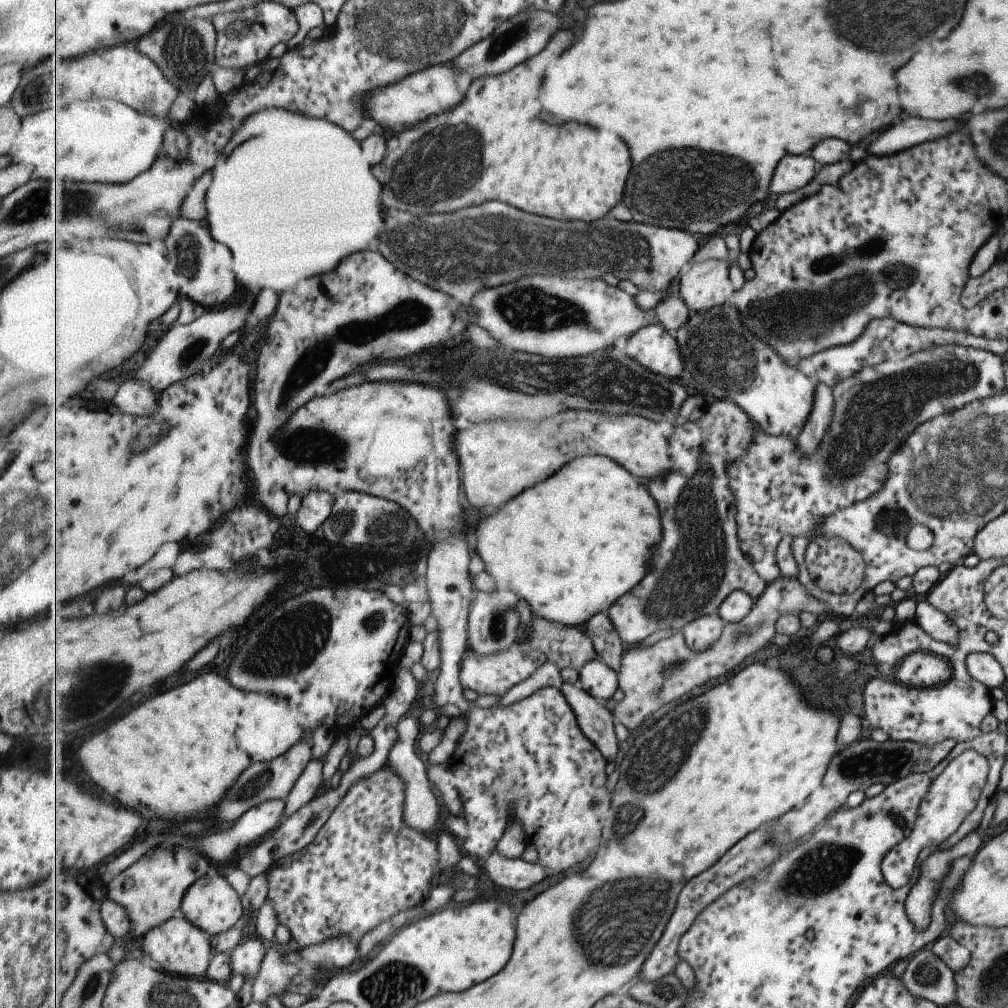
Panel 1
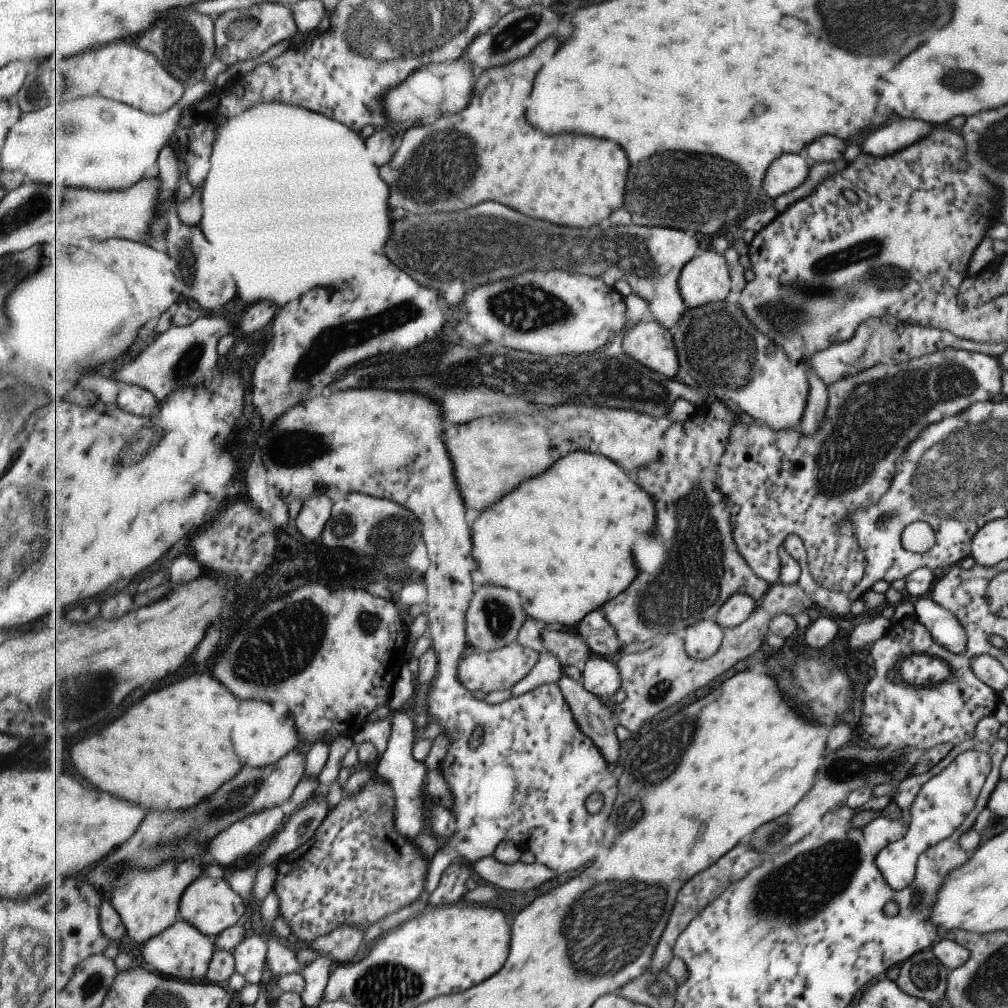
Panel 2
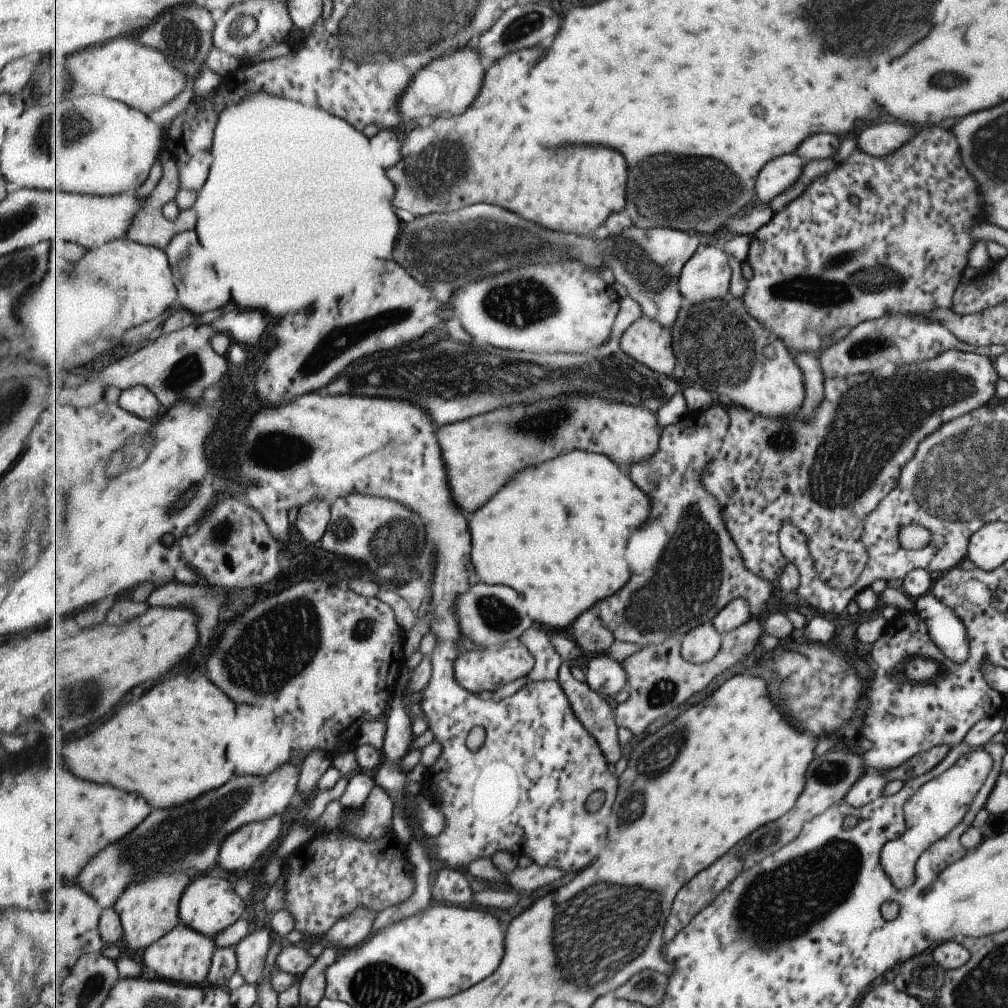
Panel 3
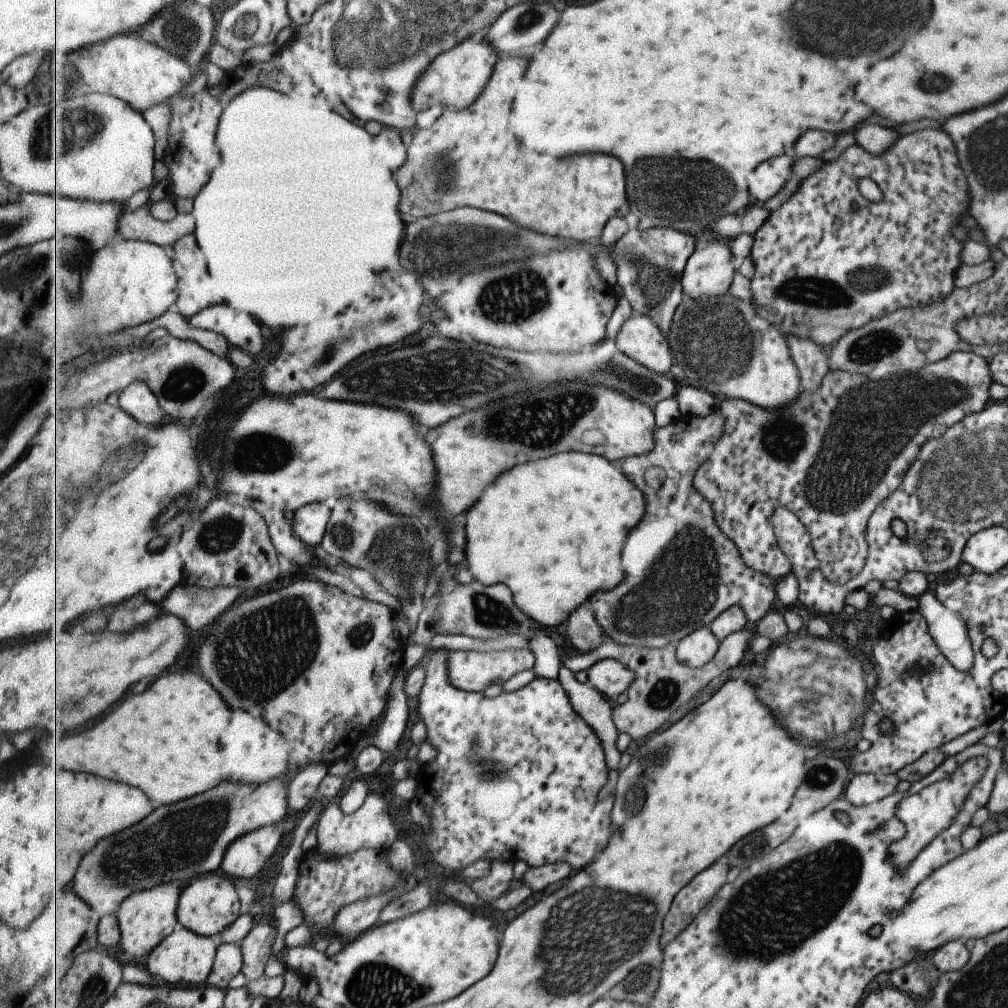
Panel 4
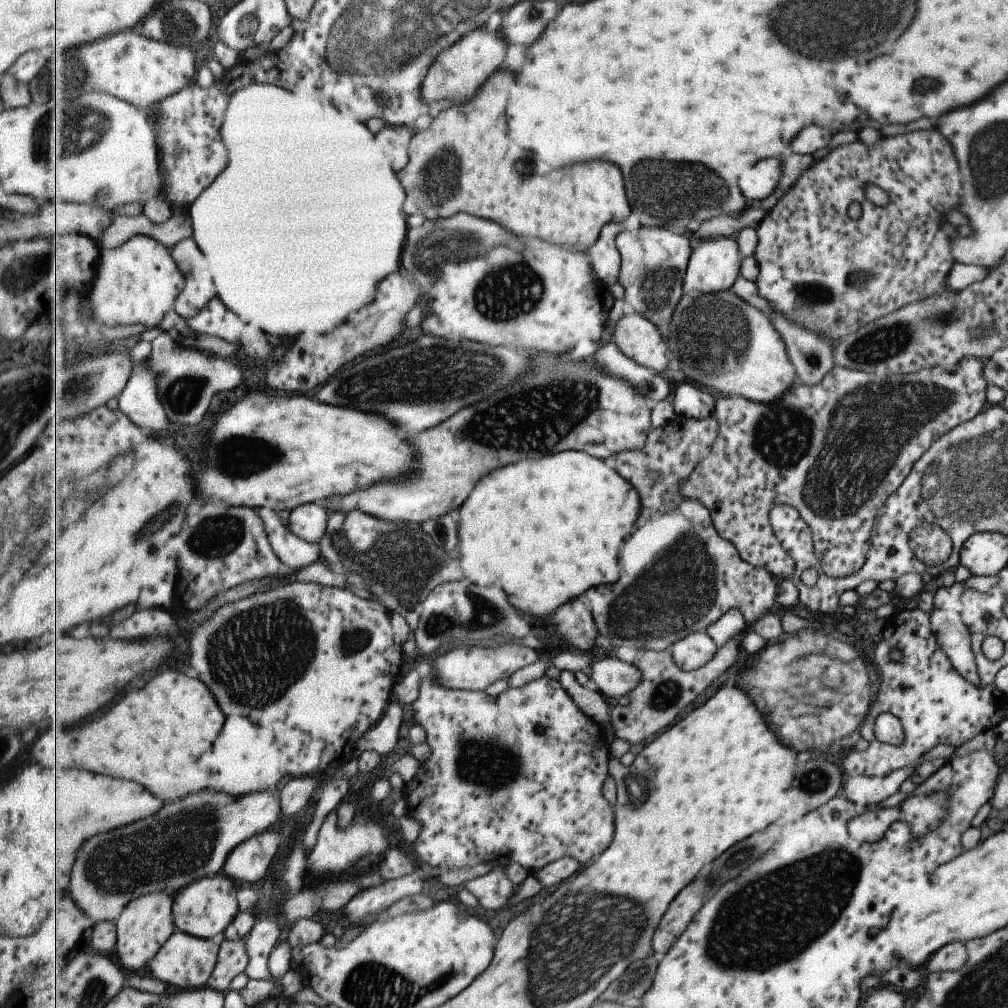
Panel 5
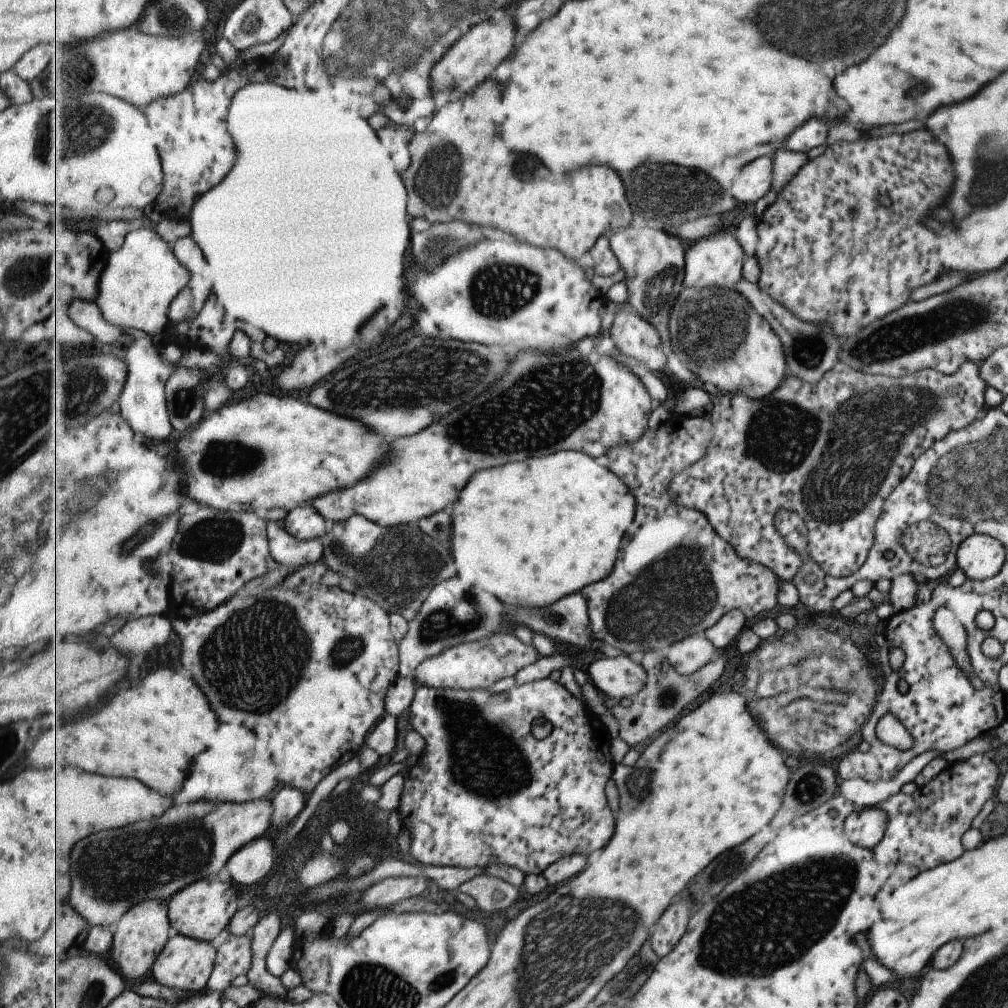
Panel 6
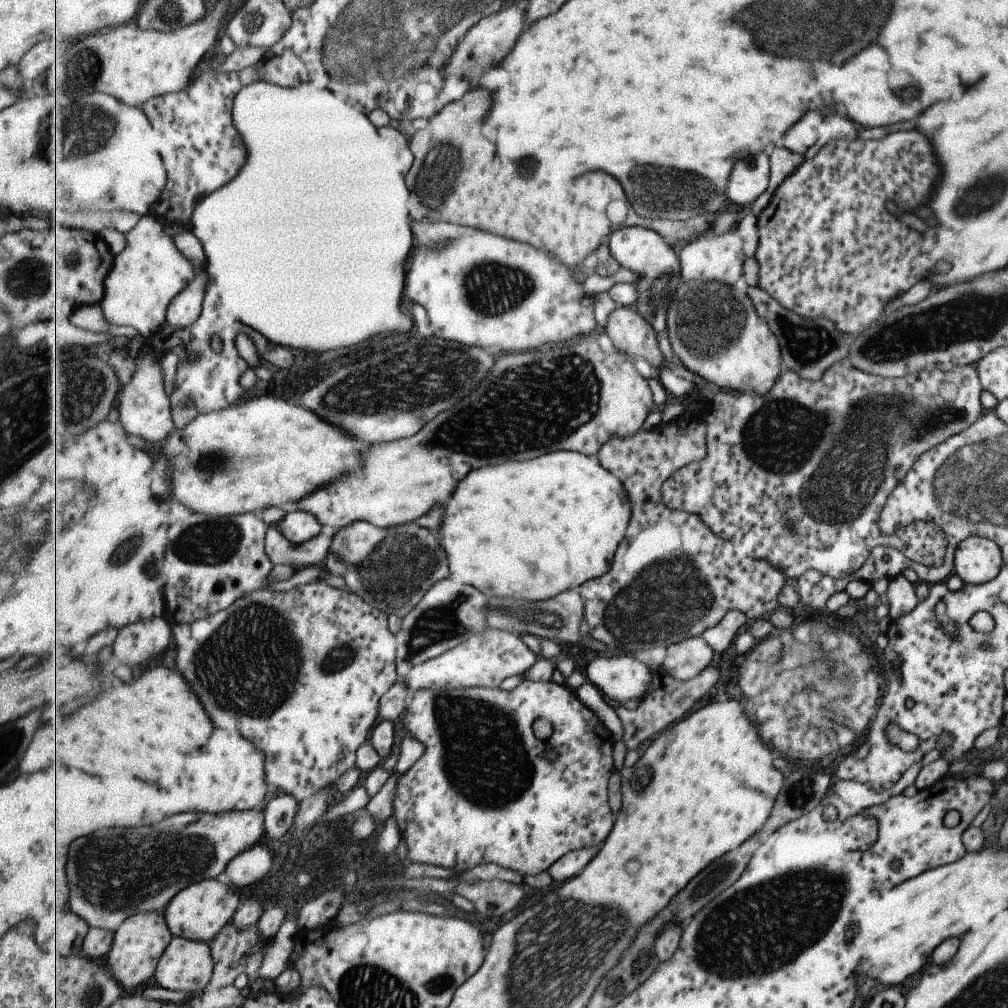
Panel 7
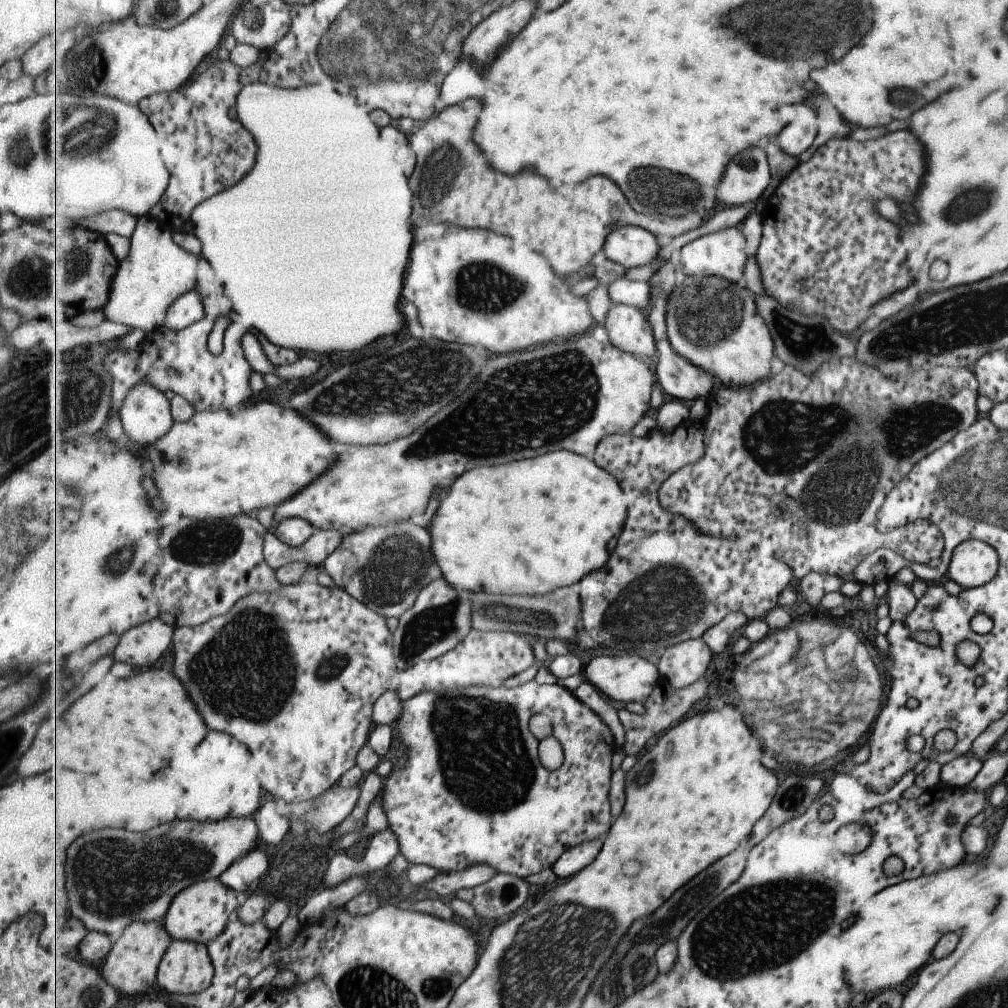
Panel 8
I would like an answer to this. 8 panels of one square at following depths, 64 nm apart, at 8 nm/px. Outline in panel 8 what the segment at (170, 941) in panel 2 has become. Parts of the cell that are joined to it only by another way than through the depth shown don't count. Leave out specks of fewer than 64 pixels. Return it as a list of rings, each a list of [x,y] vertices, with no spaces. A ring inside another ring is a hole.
[[[173,939],[158,974],[158,990],[193,996],[213,986],[216,968],[208,944]]]

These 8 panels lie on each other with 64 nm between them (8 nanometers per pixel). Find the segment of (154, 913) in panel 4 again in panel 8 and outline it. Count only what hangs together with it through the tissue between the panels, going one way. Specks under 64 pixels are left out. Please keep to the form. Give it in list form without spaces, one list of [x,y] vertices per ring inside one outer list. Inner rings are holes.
[[[131,922],[124,934],[114,940],[111,953],[100,966],[108,984],[117,988],[127,999],[150,997],[158,990],[160,963],[172,946],[172,936],[164,928],[164,922]]]

